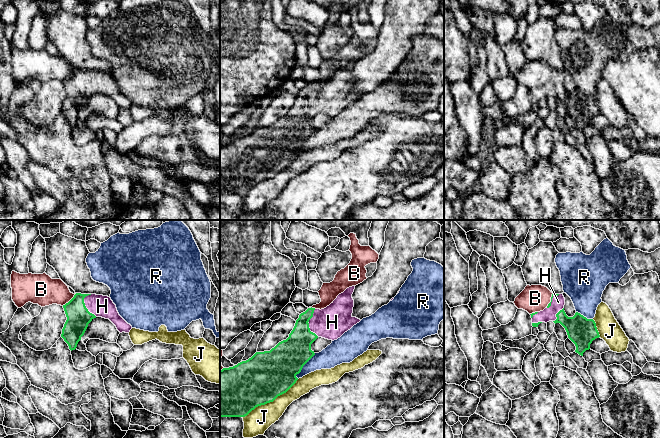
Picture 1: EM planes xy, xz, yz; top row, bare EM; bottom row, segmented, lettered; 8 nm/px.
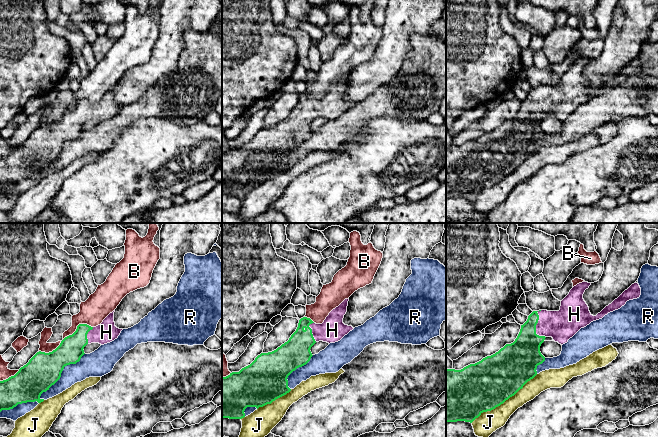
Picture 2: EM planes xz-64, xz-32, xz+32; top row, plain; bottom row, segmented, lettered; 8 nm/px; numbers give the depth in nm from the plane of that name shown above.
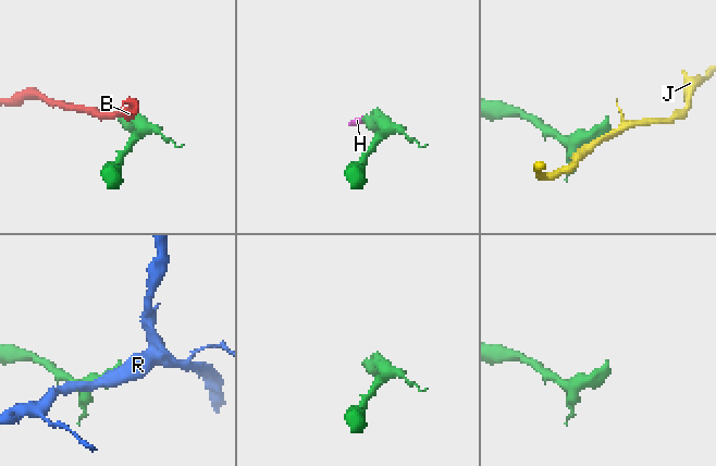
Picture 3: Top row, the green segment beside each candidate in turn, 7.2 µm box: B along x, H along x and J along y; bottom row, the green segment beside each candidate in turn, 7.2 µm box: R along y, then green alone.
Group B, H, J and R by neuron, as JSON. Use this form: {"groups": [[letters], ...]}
{"groups": [["B"], ["H"], ["J"], ["R"]]}

